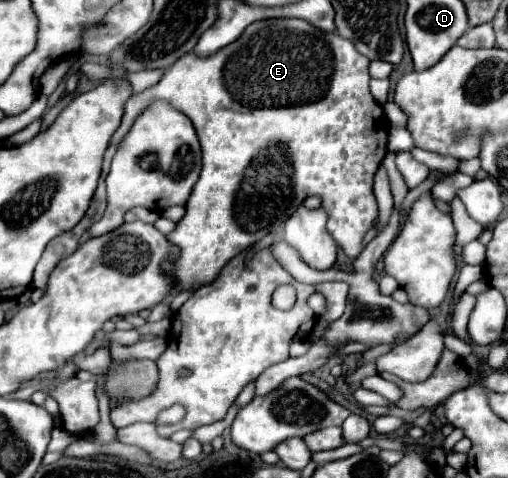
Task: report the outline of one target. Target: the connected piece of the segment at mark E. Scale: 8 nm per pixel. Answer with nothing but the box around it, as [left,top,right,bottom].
[125,19,387,295]

